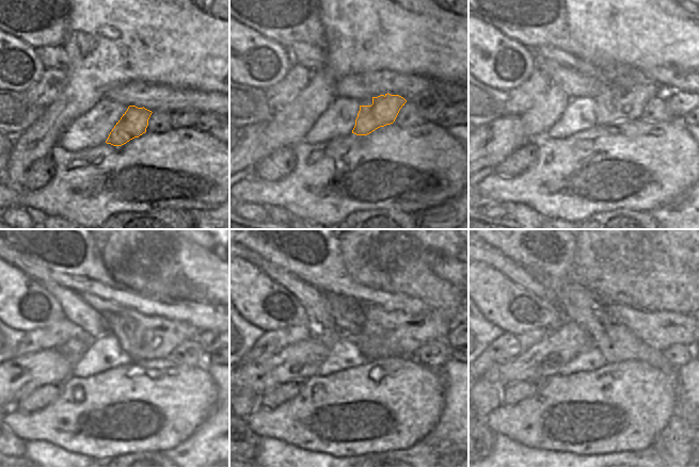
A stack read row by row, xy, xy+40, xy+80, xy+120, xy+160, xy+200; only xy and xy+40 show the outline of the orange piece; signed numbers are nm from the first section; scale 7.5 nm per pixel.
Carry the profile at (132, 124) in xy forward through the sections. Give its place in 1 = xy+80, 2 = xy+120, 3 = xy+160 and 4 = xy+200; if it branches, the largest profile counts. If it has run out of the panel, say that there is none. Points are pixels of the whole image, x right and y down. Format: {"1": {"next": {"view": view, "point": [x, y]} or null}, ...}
{"1": {"next": {"view": "xy+80", "point": [630, 108]}}, "2": {"next": {"view": "xy+120", "point": [151, 347]}}, "3": {"next": {"view": "xy+160", "point": [440, 326]}}, "4": {"next": {"view": "xy+200", "point": [683, 328]}}}

